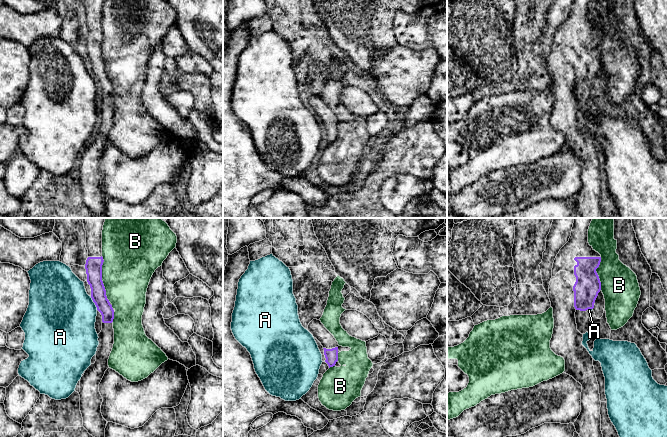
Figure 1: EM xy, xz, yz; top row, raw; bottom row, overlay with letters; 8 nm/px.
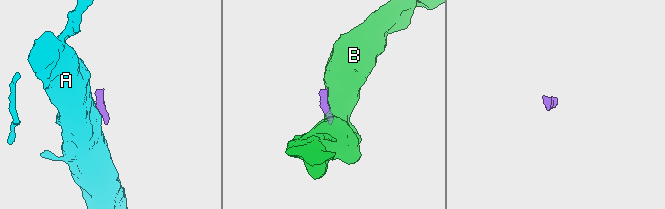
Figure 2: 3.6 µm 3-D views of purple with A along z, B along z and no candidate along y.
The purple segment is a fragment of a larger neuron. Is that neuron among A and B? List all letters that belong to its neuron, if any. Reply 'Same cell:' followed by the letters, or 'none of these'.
Same cell: none of these

